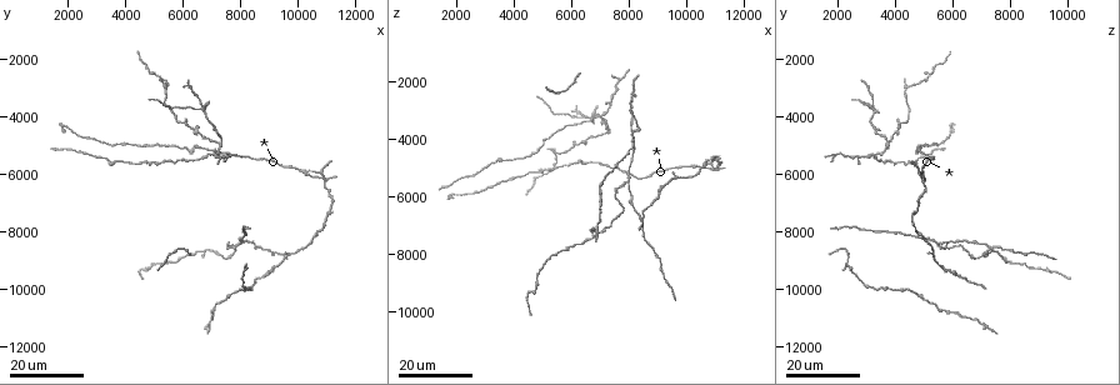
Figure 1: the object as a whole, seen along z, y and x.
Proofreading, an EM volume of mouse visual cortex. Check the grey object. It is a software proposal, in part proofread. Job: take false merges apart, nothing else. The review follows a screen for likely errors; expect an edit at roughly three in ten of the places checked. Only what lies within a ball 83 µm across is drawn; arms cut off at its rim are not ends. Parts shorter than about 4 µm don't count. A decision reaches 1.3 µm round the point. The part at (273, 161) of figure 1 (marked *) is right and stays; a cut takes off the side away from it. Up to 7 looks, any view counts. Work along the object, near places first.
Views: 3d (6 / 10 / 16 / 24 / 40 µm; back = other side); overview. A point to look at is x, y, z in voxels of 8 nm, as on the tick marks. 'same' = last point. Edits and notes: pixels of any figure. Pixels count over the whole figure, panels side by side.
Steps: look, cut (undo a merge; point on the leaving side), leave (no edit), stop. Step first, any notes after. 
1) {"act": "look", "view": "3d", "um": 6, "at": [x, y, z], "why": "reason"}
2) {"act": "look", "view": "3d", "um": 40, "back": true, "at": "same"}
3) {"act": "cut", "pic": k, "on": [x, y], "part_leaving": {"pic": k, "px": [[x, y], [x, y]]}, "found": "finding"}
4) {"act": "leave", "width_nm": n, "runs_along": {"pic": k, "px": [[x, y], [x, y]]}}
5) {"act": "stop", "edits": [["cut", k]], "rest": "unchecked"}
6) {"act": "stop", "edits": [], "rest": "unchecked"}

{"act": "look", "view": "3d", "um": 16, "at": [7300, 4900, 3800], "why": "branch point"}

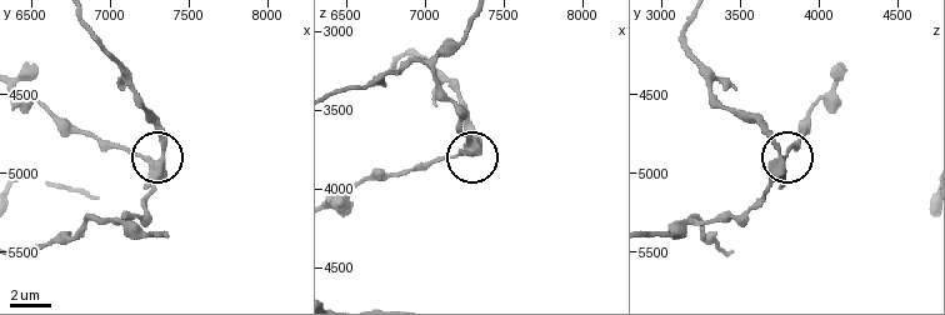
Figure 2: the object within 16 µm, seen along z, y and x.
{"act": "look", "view": "3d", "um": 10, "at": [7300, 4940, 3740]}

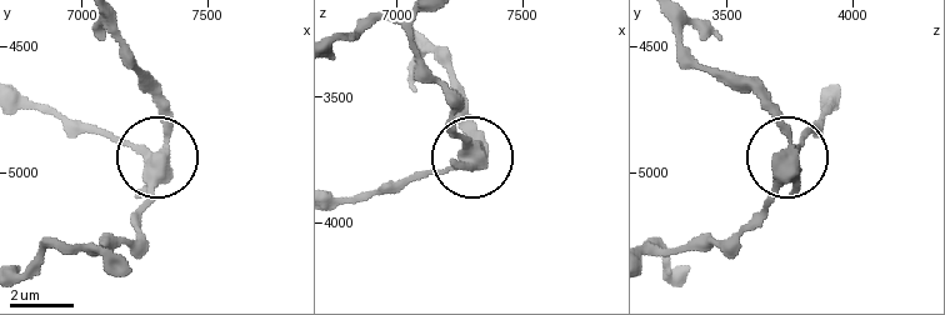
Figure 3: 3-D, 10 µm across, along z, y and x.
{"act": "cut", "pic": 3, "on": [160, 116], "side_arm_um": 33, "part_leaving": {"pic": 3, "px": [[163, 164], [159, 103], [119, 46], [114, 21]]}, "found": "a second neuron is stuck on"}

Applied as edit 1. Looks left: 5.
{"act": "look", "view": "3d", "um": 16, "at": [8100, 8500, 5500], "why": "a fork"}

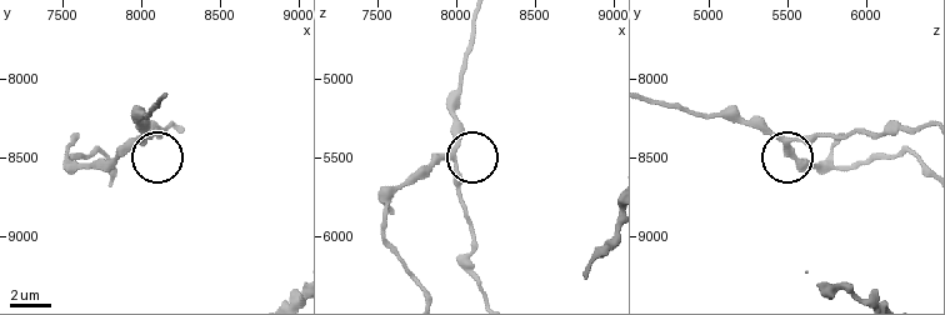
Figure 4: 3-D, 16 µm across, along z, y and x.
{"act": "look", "view": "3d", "um": 10, "at": [7980, 8380, 5480]}

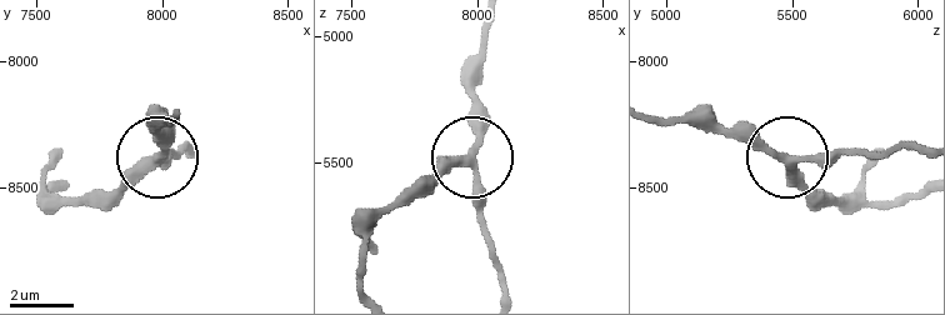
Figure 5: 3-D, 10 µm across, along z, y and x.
{"act": "leave", "width_nm": 270, "found": "one neuron here"}

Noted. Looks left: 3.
{"act": "look", "view": "3d", "um": 24, "at": [7100, 5300, 3200], "why": "three arms meet"}

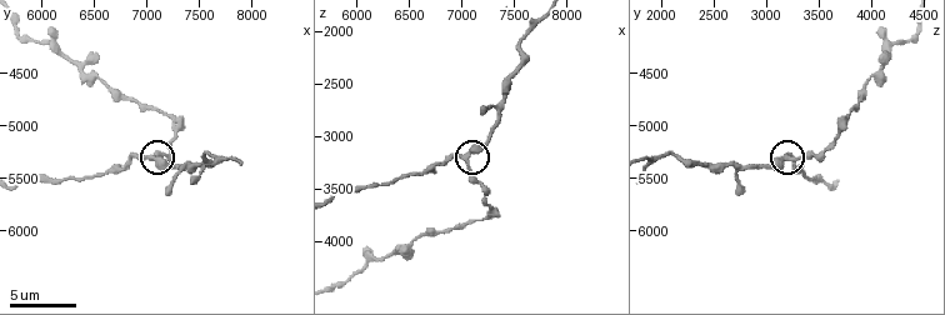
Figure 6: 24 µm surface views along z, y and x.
{"act": "look", "view": "3d", "um": 10, "at": [7040, 5320, 3180]}

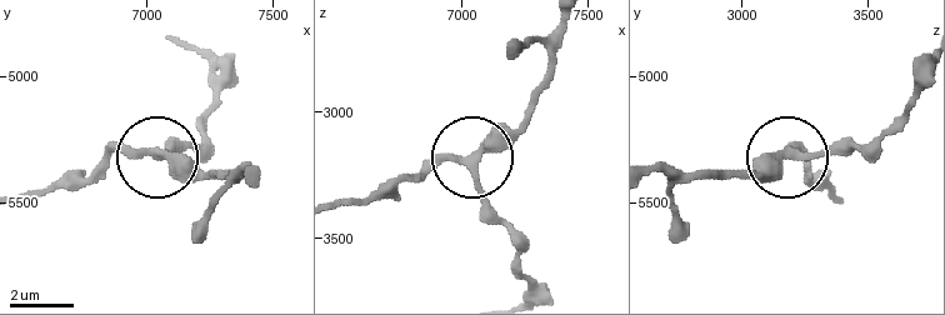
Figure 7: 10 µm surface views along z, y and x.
{"act": "leave", "runs_along": {"pic": 7, "px": [[341, 205], [478, 159], [531, 108]]}, "found": "one neuron here"}

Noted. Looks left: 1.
{"act": "stop", "edits": [["cut", 3]], "rest": "unchecked"}

